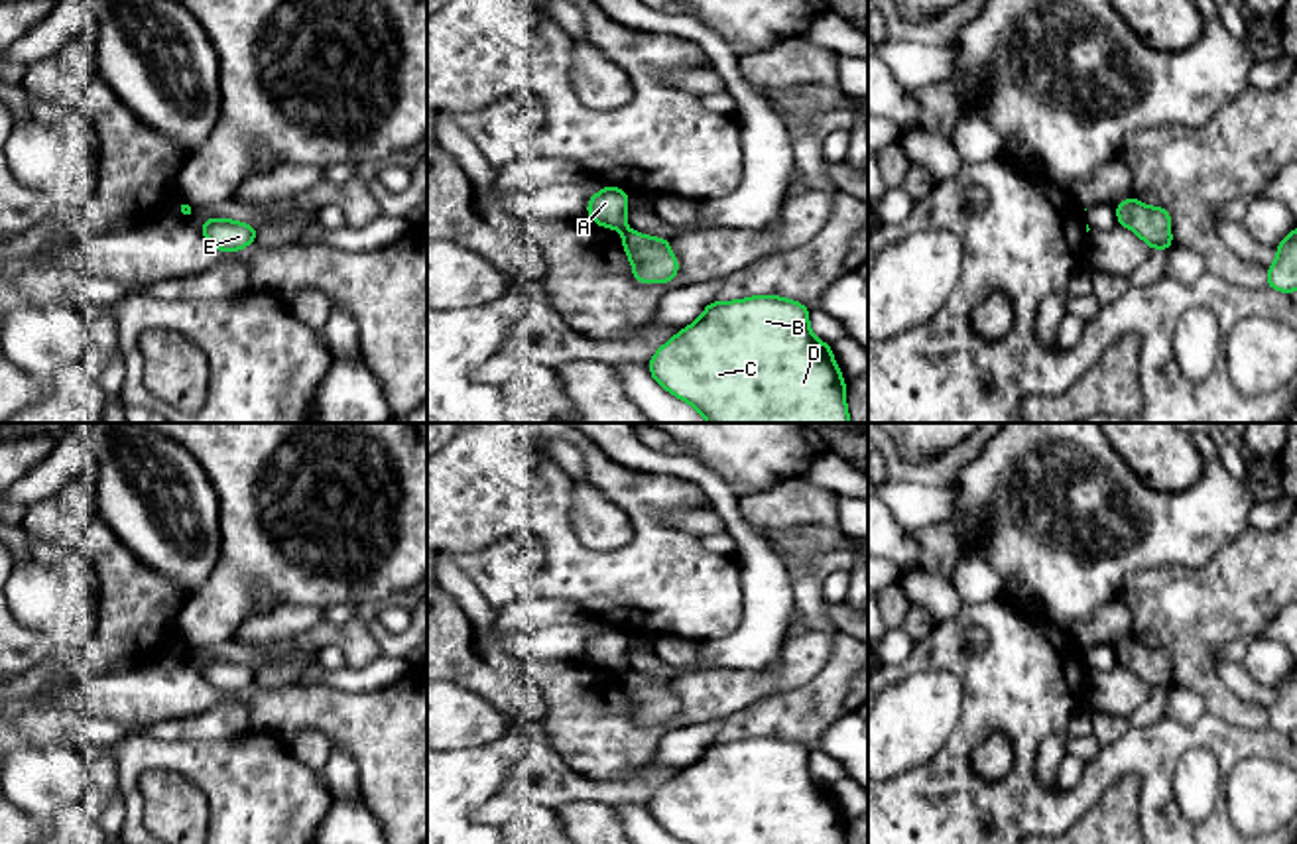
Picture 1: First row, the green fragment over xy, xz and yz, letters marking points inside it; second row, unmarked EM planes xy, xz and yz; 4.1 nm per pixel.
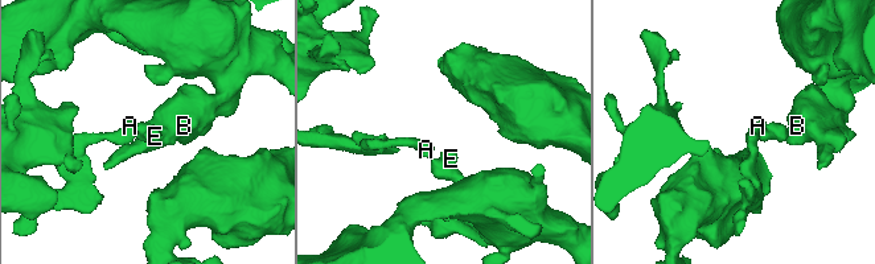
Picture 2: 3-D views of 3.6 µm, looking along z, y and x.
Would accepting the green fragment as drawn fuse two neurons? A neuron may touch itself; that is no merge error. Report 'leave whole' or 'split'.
split

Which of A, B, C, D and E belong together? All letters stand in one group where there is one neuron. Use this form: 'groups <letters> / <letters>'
groups A / B C D E

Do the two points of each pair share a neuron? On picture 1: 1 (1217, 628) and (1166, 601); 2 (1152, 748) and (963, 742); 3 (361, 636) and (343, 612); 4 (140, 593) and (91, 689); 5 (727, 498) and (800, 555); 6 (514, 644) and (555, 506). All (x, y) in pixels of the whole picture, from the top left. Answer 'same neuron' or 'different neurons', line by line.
1: same neuron
2: same neuron
3: different neurons
4: different neurons
5: different neurons
6: different neurons

